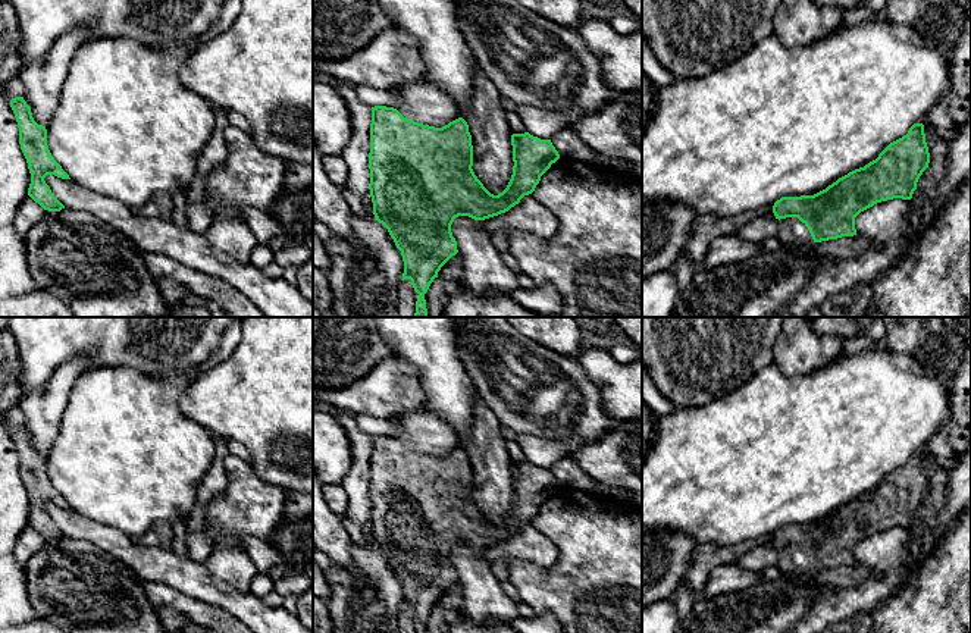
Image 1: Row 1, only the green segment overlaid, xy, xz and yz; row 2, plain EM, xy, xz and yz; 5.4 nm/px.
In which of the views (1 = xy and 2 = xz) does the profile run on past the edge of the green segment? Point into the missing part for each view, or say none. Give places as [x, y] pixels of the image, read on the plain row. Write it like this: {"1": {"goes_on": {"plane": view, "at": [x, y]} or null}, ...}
{"1": {"goes_on": null}, "2": {"goes_on": null}}

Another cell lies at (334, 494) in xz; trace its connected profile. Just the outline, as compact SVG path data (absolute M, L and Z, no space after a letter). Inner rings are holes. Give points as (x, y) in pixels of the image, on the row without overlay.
M325 483L322 485L322 493L328 505L338 514L344 517L347 510L348 498L341 485Z

